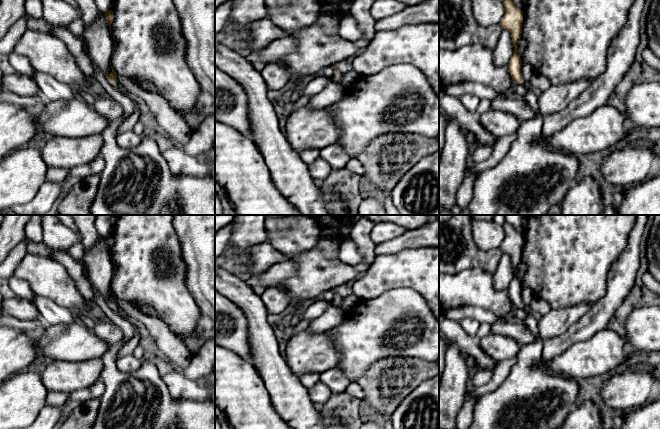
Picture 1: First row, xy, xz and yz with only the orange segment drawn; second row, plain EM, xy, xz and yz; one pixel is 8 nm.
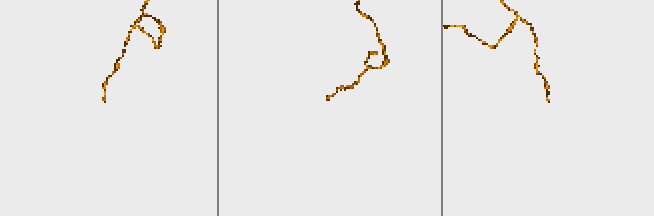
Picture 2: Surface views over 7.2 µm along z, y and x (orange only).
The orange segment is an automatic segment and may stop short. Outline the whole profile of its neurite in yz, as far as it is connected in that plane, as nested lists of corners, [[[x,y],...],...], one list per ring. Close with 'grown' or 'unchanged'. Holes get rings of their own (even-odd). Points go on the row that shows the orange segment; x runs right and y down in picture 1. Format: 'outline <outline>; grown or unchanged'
outline [[[503,0],[502,2],[505,7],[505,13],[500,25],[503,27],[503,29],[510,32],[514,45],[513,55],[508,63],[512,81],[516,84],[522,83],[526,90],[532,90],[537,96],[539,96],[540,92],[534,88],[529,81],[523,80],[521,73],[522,61],[517,53],[517,43],[522,34],[523,11],[517,8],[510,0]]]; grown

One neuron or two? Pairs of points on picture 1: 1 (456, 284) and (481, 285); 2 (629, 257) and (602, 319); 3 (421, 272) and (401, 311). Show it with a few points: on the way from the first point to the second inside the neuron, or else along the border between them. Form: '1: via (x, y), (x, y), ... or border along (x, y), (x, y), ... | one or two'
1: via (462, 285), (475, 285) | one
2: via (622, 272), (618, 288), (608, 304) | one
3: border along (389, 289), (397, 287), (412, 288), (428, 305) | two

